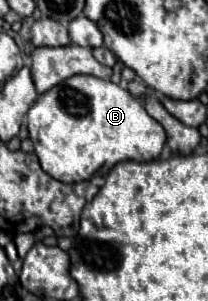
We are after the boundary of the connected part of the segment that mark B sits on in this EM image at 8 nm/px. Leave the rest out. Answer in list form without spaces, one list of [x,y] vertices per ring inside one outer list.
[[[73,75],[37,97],[27,113],[29,139],[45,173],[63,183],[107,175],[121,161],[153,161],[165,145],[165,131],[121,85],[93,75]]]

